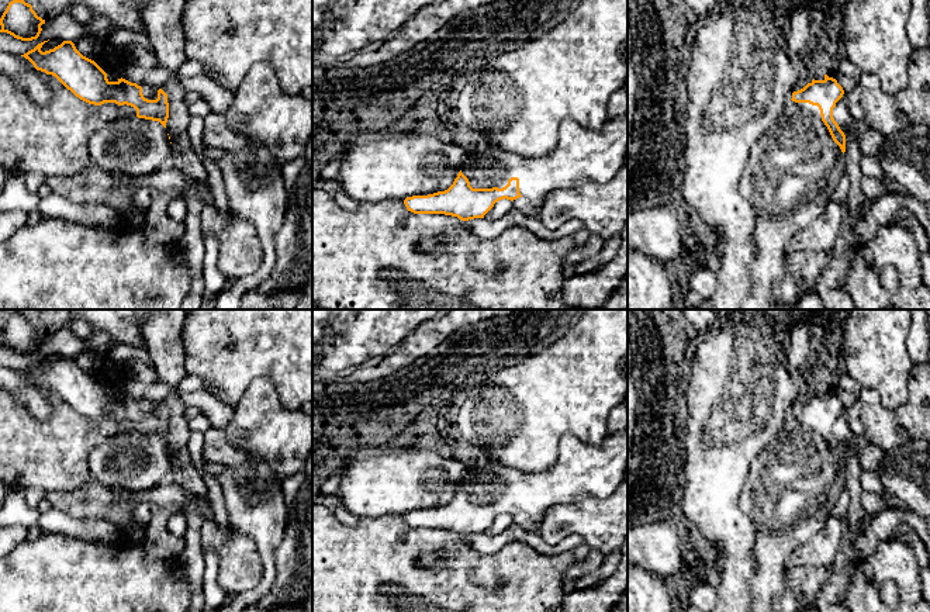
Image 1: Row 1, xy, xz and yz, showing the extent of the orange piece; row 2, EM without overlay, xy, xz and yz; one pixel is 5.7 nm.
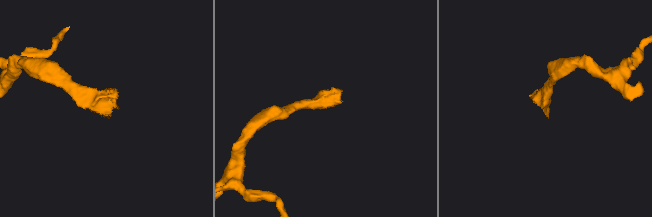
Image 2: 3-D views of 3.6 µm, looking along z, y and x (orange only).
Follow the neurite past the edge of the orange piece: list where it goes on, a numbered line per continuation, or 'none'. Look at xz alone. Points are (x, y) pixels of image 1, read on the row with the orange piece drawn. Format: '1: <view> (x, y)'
1: xz (581, 156)

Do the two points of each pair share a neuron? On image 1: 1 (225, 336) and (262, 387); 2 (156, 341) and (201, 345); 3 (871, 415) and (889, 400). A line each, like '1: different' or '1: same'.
1: different
2: different
3: different

